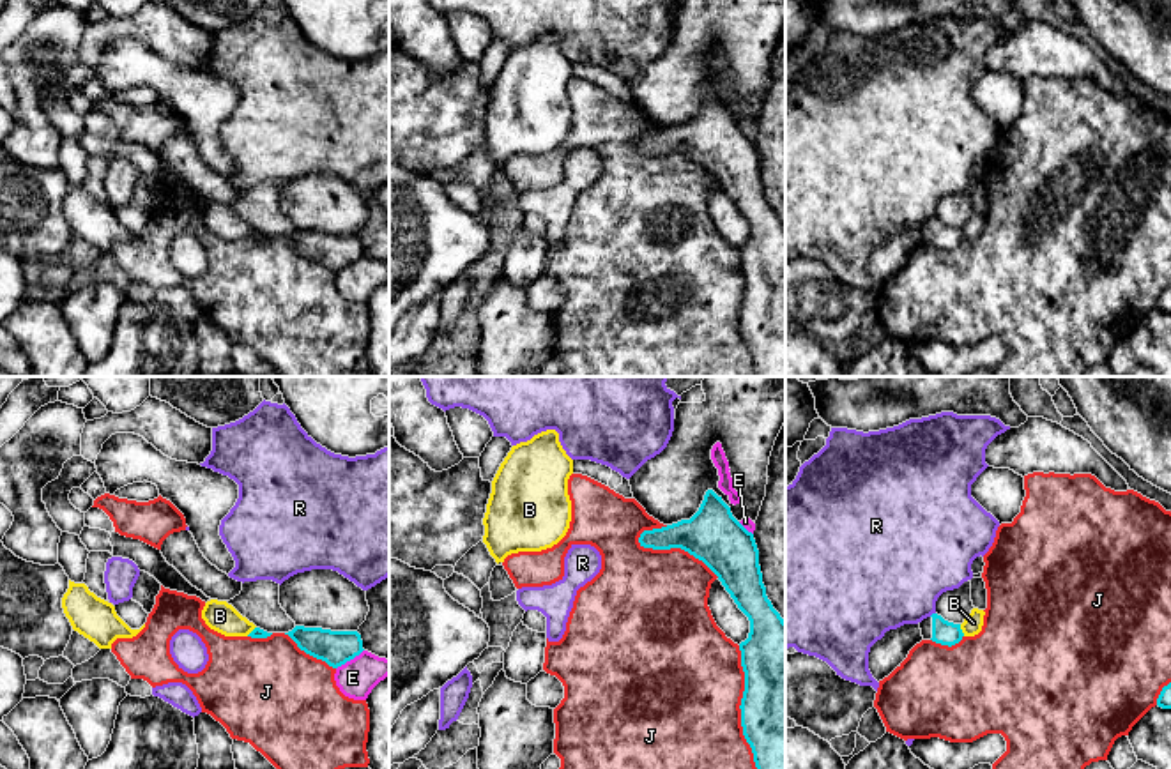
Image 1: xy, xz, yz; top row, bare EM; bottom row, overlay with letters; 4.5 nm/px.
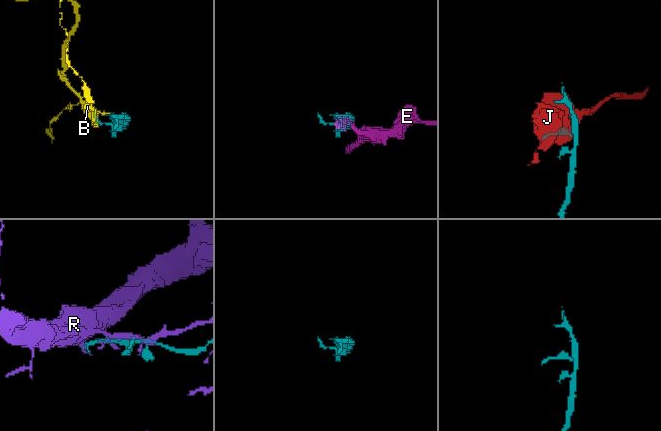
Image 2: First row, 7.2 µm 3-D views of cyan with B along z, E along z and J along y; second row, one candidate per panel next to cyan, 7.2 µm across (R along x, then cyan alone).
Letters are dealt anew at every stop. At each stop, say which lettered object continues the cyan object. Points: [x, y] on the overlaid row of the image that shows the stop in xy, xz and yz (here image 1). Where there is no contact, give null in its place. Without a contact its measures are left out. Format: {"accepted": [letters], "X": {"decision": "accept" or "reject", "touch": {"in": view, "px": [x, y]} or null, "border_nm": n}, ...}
{"accepted": [], "B": {"decision": "reject", "touch": {"in": "yz", "px": [961, 630]}, "border_nm": 60}, "E": {"decision": "reject", "touch": {"in": "xy", "px": [349, 660]}, "border_nm": 160}, "J": {"decision": "reject", "touch": {"in": "xz", "px": [740, 708]}, "border_nm": 550}, "R": {"decision": "reject", "touch": {"in": "yz", "px": [933, 614]}, "border_nm": 40}}

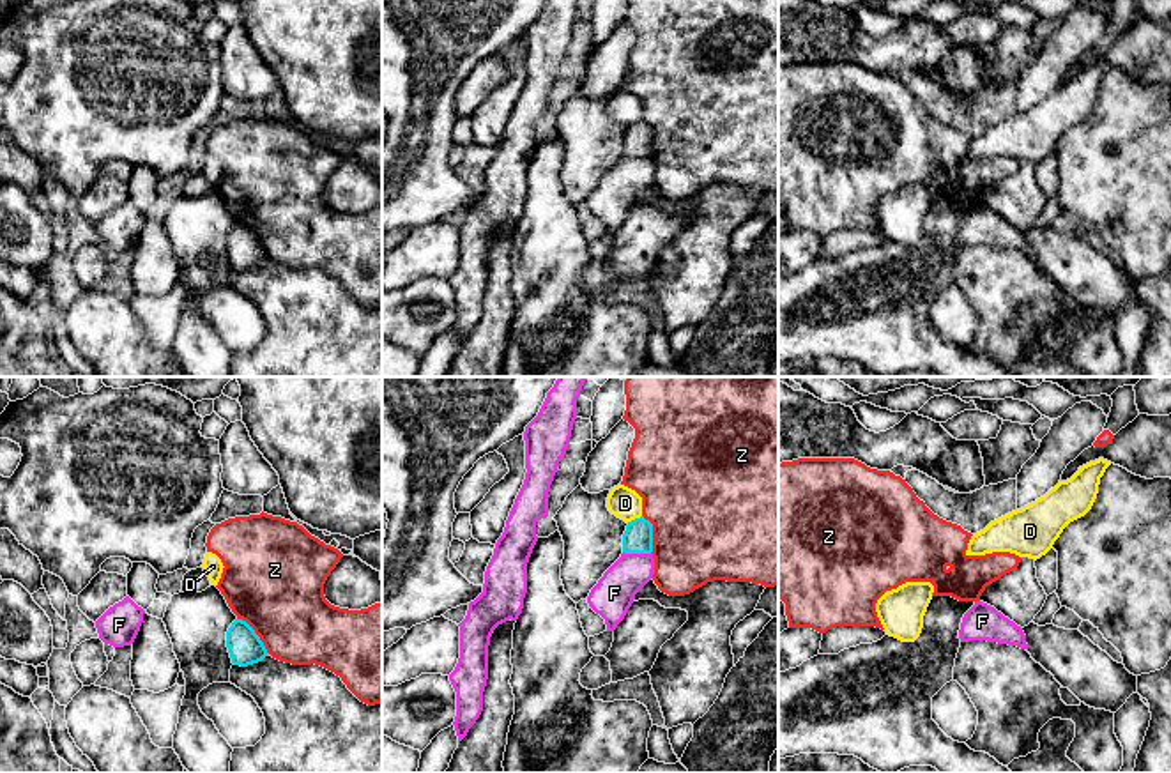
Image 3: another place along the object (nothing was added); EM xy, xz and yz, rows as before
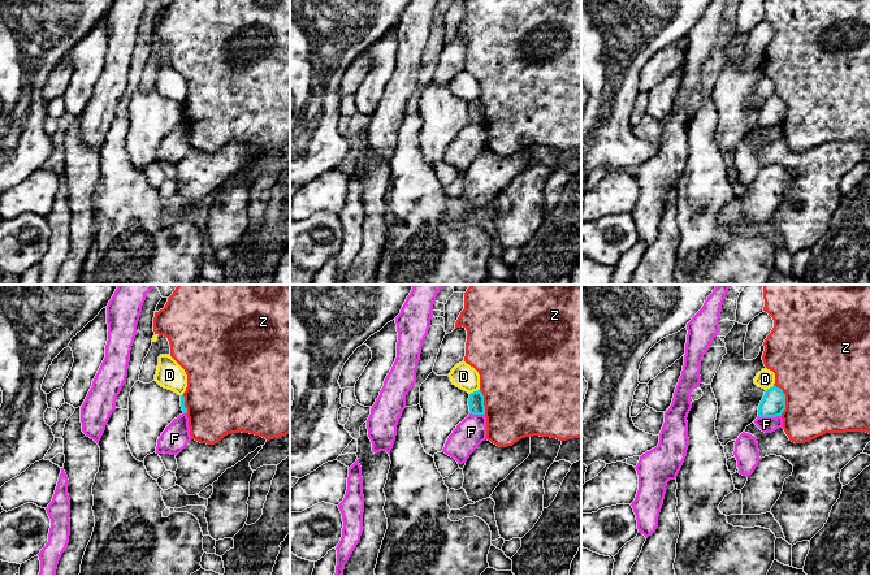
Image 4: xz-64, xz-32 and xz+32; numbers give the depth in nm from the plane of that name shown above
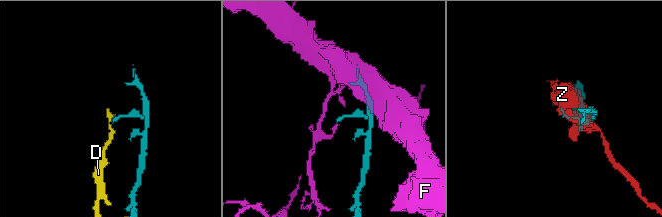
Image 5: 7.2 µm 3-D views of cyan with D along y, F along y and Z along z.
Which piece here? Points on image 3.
{"accepted": [], "D": {"decision": "reject", "touch": {"in": "xz", "px": [635, 519]}, "border_nm": 80}, "F": {"decision": "reject", "touch": {"in": "xz", "px": [637, 552]}, "border_nm": 130}, "Z": {"decision": "reject", "touch": {"in": "xy", "px": [255, 634]}, "border_nm": 220}}

